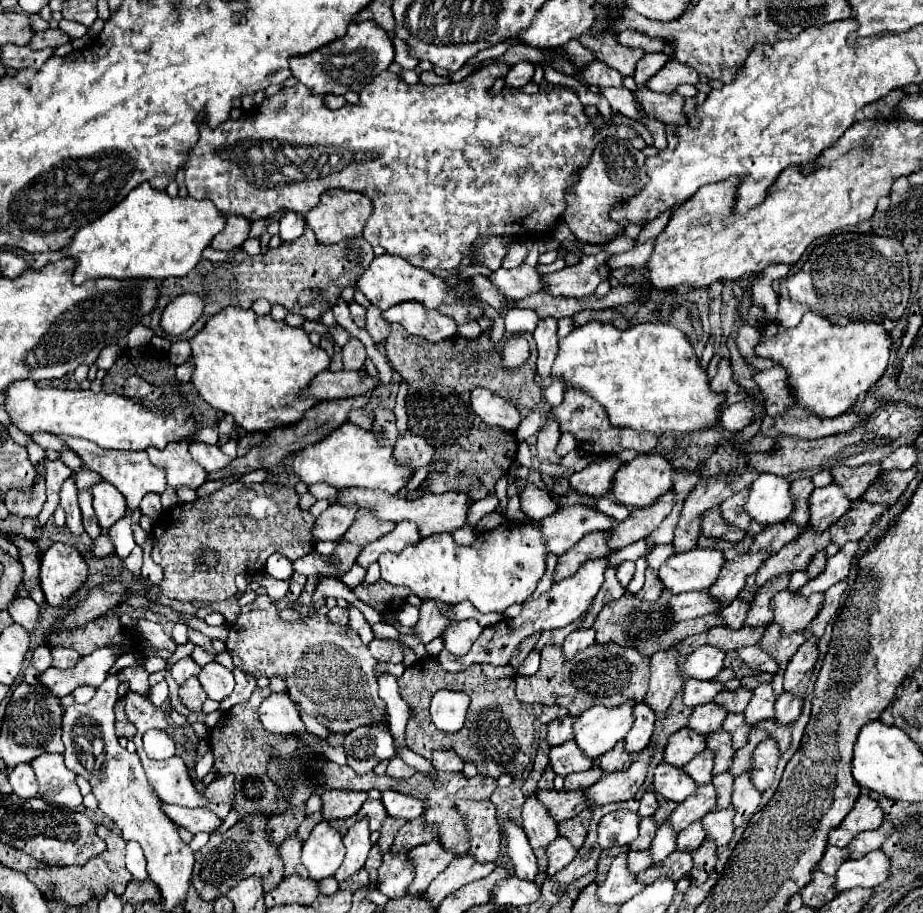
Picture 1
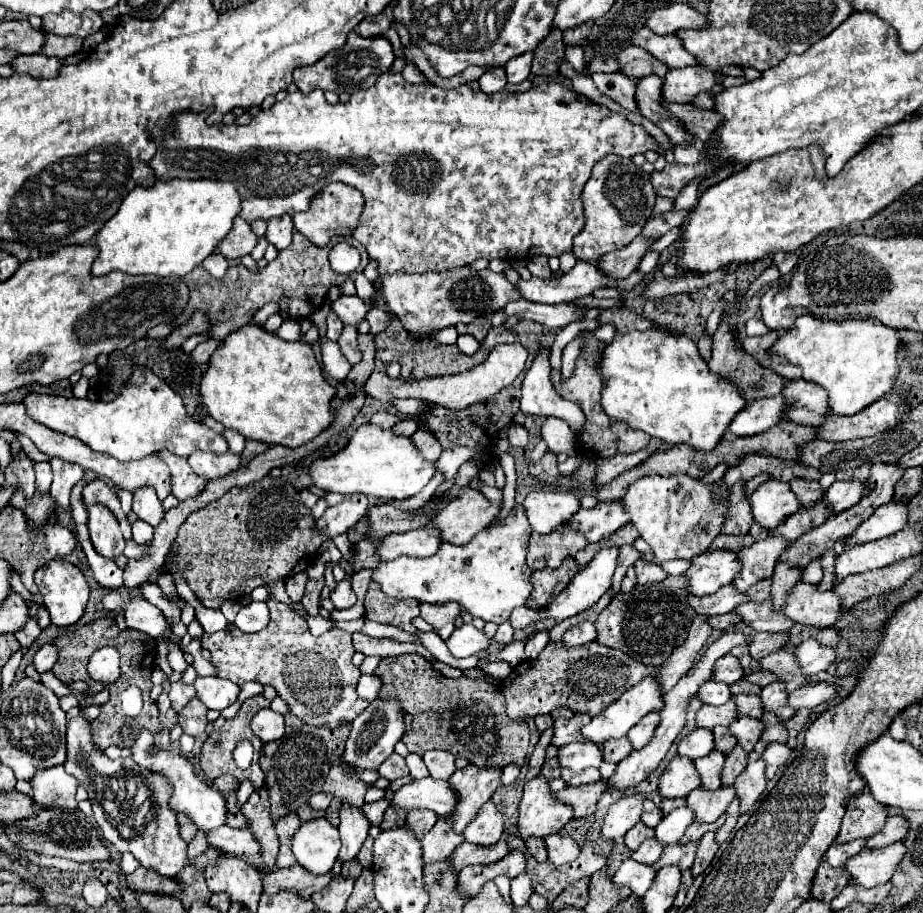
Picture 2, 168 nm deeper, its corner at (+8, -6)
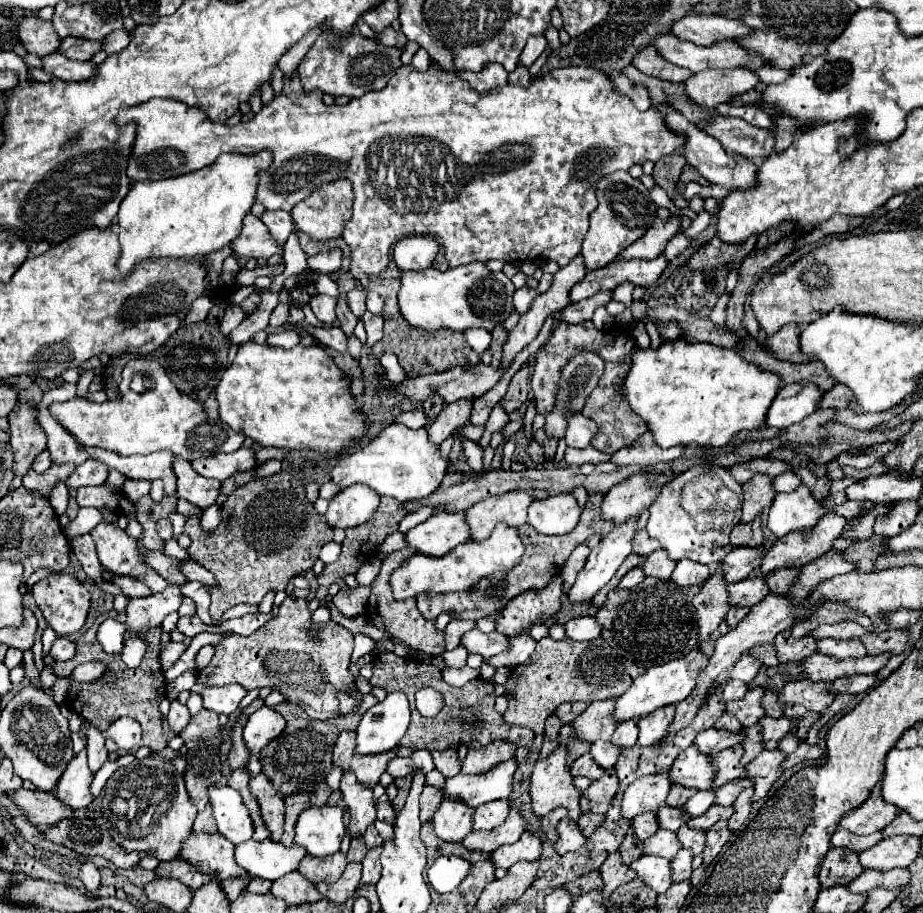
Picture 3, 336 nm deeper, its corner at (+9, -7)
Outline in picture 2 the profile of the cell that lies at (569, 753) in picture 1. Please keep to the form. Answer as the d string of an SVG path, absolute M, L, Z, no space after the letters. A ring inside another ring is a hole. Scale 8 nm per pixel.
M575 742L565 748L559 748L559 764L573 772L581 772L585 768L599 768L603 764L601 744L595 746L593 742Z

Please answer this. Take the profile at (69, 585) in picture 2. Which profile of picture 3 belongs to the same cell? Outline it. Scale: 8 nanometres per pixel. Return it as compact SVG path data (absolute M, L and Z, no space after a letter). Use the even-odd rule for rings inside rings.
M52 573L50 577L38 581L32 587L32 597L34 597L36 605L40 607L46 623L60 637L66 637L66 635L76 633L84 625L86 615L88 615L88 609L90 609L90 591L86 589L84 583L80 583L74 575L68 575L68 573Z

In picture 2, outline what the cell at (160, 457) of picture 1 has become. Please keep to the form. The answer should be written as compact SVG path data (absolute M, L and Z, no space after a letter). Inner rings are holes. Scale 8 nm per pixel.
M161 450L159 456L163 458L163 462L171 468L171 478L173 478L173 494L179 500L187 500L193 498L197 494L201 494L207 486L207 478L201 478L193 472L193 468L189 466L187 458L183 456L175 456L167 450Z

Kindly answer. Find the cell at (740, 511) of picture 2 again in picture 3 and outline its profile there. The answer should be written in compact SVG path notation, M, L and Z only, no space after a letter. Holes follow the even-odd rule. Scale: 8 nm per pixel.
M754 475L750 481L742 485L744 491L744 505L742 505L742 519L740 523L750 523L754 517L762 513L766 505L772 503L774 499L774 489L772 489L772 477L770 475Z

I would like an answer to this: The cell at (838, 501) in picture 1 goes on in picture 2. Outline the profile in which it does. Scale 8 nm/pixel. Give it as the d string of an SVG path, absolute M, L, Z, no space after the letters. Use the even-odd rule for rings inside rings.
M845 480L845 482L835 482L827 492L825 500L835 508L835 512L843 512L851 506L855 506L865 494L871 492L871 486L861 480Z

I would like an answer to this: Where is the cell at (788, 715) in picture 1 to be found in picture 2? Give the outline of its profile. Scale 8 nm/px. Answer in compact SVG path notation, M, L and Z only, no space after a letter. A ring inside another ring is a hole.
M817 682L811 686L803 686L801 690L795 690L789 694L789 706L793 706L795 710L801 708L817 708L821 704L831 704L835 698L843 696L841 690L835 684L827 684L827 682Z

